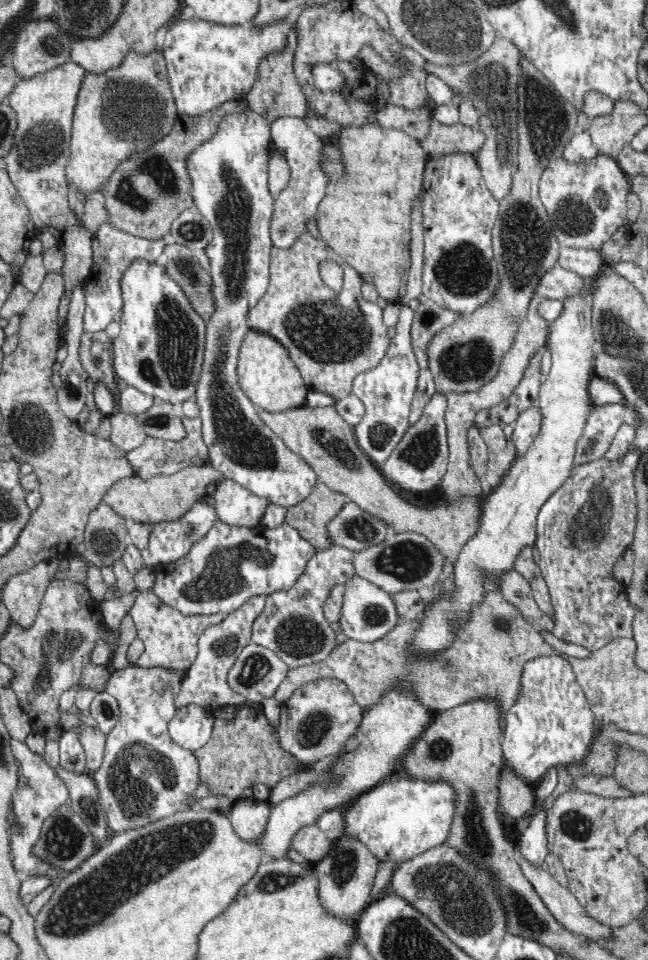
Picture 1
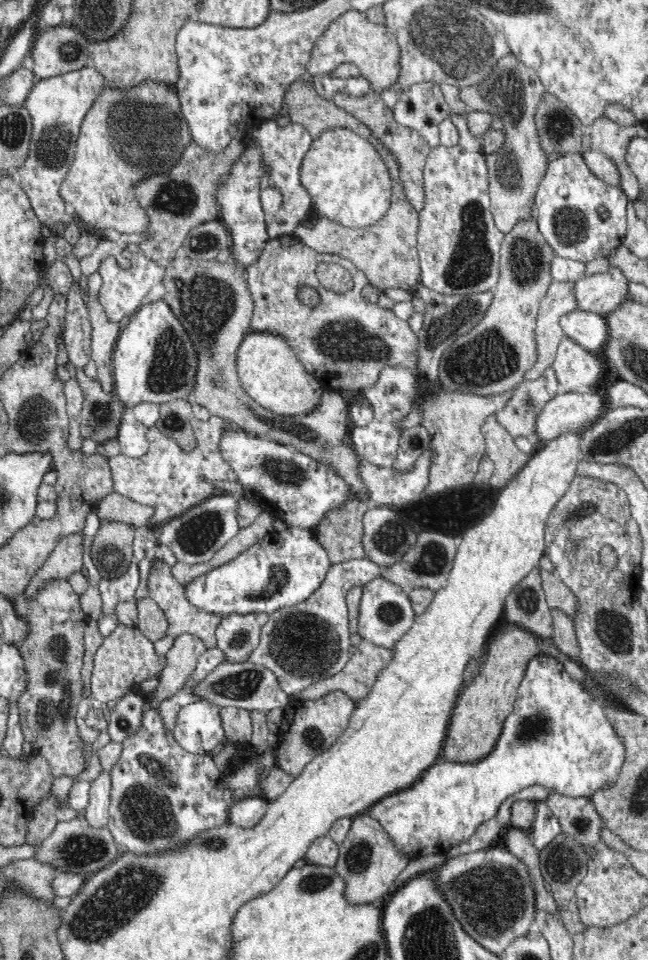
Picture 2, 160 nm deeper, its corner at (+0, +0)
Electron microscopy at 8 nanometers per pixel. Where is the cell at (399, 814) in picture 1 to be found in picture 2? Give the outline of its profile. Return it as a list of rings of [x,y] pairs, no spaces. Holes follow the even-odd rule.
[[[552,656],[532,658],[517,693],[512,714],[506,717],[492,752],[471,763],[438,761],[412,786],[382,798],[365,811],[380,822],[390,840],[407,856],[416,859],[423,855],[445,854],[459,842],[468,840],[482,822],[492,820],[504,800],[530,786],[543,786],[570,798],[591,799],[600,788],[608,788],[618,780],[618,772],[624,764],[624,743],[612,728],[601,703],[567,671],[565,664]]]

